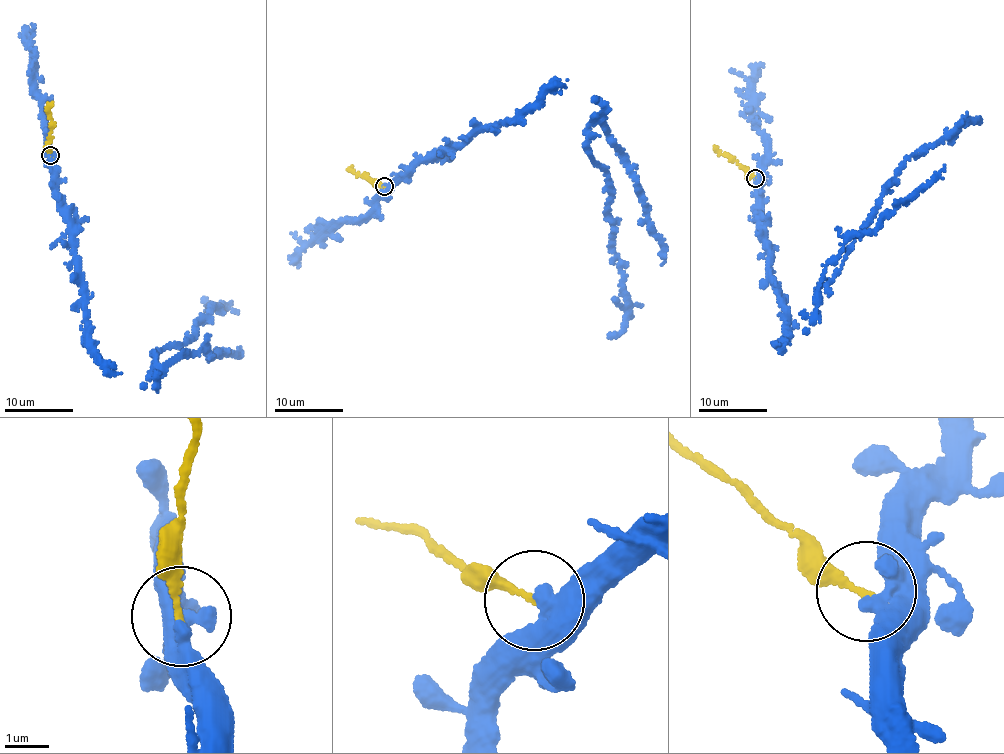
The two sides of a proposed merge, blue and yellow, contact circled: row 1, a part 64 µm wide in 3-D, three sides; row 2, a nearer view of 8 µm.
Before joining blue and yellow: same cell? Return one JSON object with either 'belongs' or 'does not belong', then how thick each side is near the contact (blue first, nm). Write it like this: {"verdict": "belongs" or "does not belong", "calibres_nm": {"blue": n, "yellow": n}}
{"verdict": "does not belong", "calibres_nm": {"blue": 360, "yellow": 160}}

